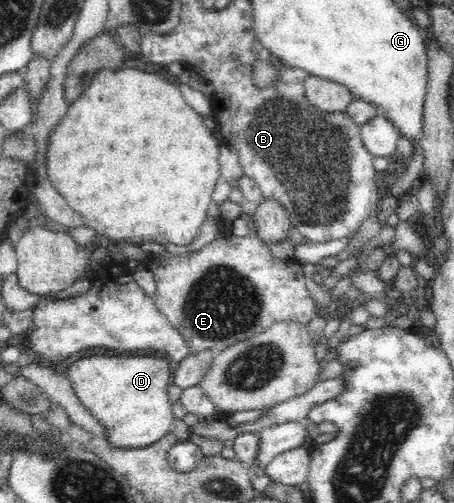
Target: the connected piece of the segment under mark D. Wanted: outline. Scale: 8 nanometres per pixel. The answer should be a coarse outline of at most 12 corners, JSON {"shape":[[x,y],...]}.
{"shape":[[153,355],[68,366],[79,404],[119,449],[171,432],[171,366]]}

